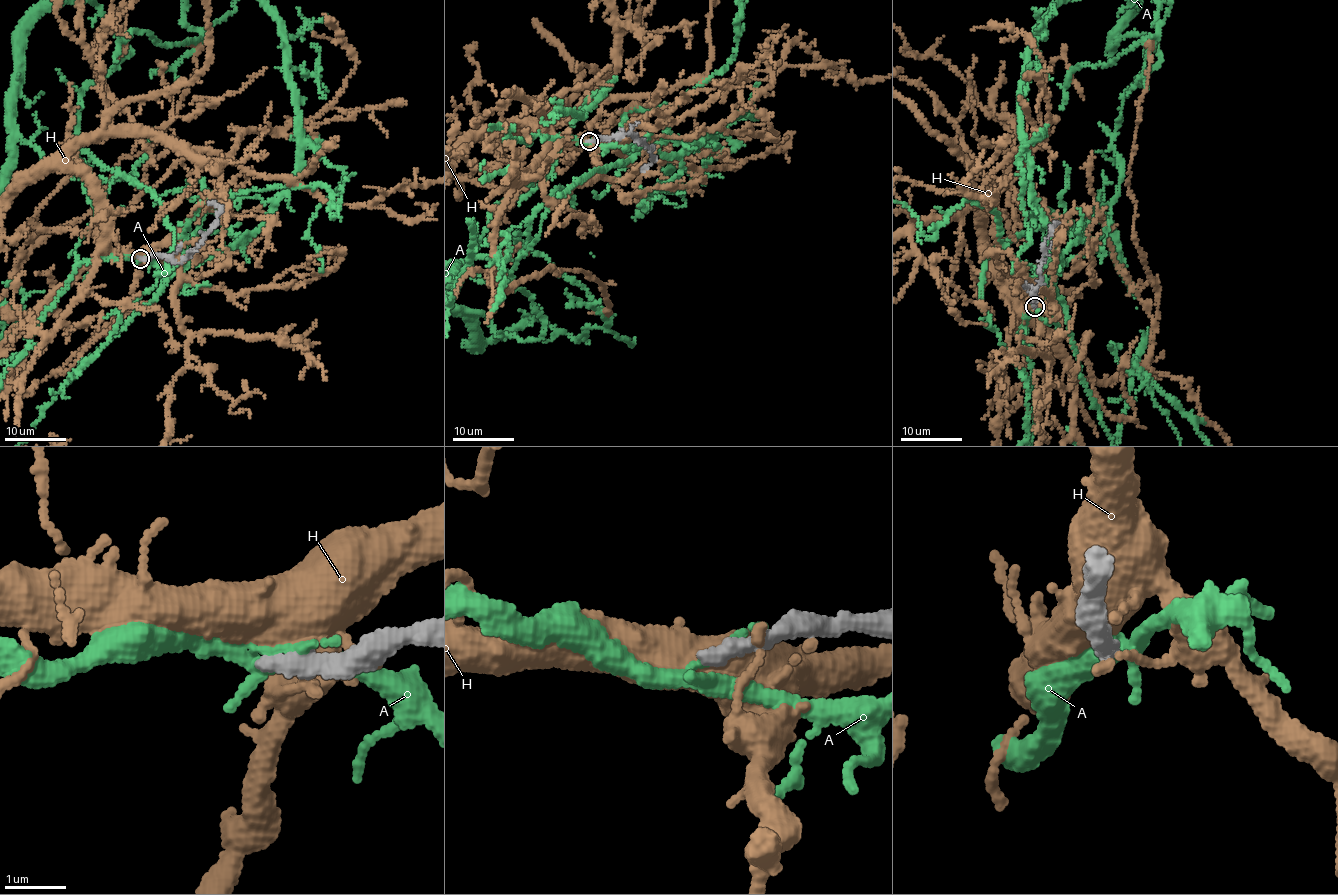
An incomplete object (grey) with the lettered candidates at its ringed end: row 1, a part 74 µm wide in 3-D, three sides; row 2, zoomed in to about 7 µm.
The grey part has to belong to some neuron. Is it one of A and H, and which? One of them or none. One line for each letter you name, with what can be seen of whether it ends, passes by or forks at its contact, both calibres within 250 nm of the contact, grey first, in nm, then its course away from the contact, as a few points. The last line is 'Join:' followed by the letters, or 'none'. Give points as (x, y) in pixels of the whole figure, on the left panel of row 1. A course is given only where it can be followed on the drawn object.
Join: none

